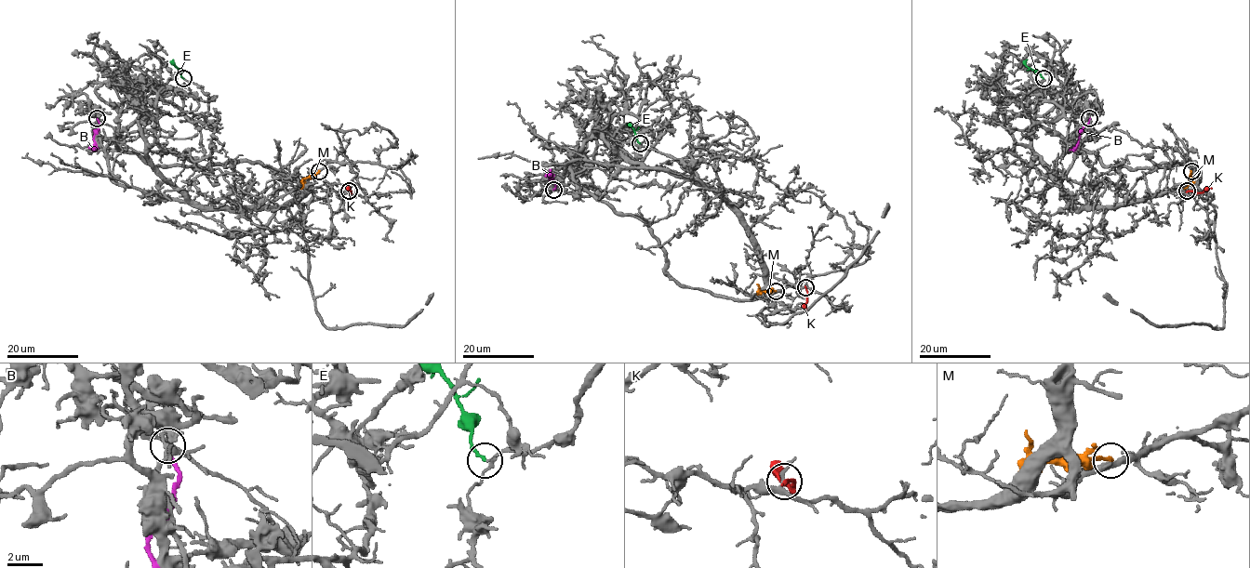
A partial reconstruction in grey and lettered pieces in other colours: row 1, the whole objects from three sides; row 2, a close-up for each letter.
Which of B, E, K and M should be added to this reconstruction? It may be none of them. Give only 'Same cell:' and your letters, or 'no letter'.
Same cell: no letter

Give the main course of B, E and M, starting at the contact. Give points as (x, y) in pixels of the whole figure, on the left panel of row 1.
B: (97, 118), (99, 127), (93, 141), (94, 150)
E: (183, 78), (172, 59)
M: (319, 171), (308, 176), (300, 189)

